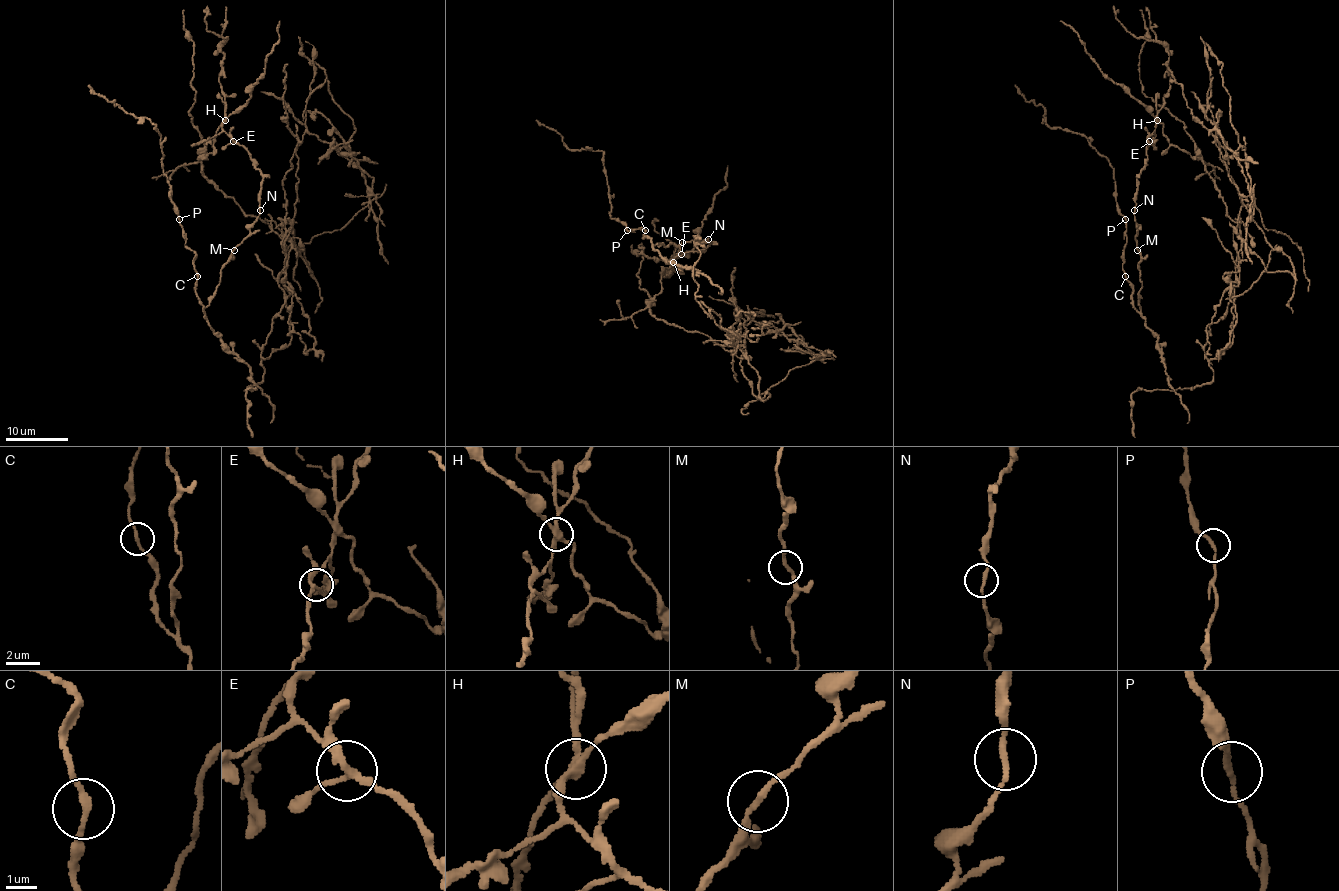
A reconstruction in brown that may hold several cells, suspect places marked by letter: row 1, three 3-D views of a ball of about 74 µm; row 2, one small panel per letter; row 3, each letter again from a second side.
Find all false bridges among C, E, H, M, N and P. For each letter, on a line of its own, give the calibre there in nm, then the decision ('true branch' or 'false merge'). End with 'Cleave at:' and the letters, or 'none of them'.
C: 190 nm thick; true branch
E: 220 nm thick; true branch
H: 280 nm thick; false merge
M: 180 nm thick; true branch
N: 180 nm thick; true branch
P: 180 nm thick; false merge
Cleave at: H, P

